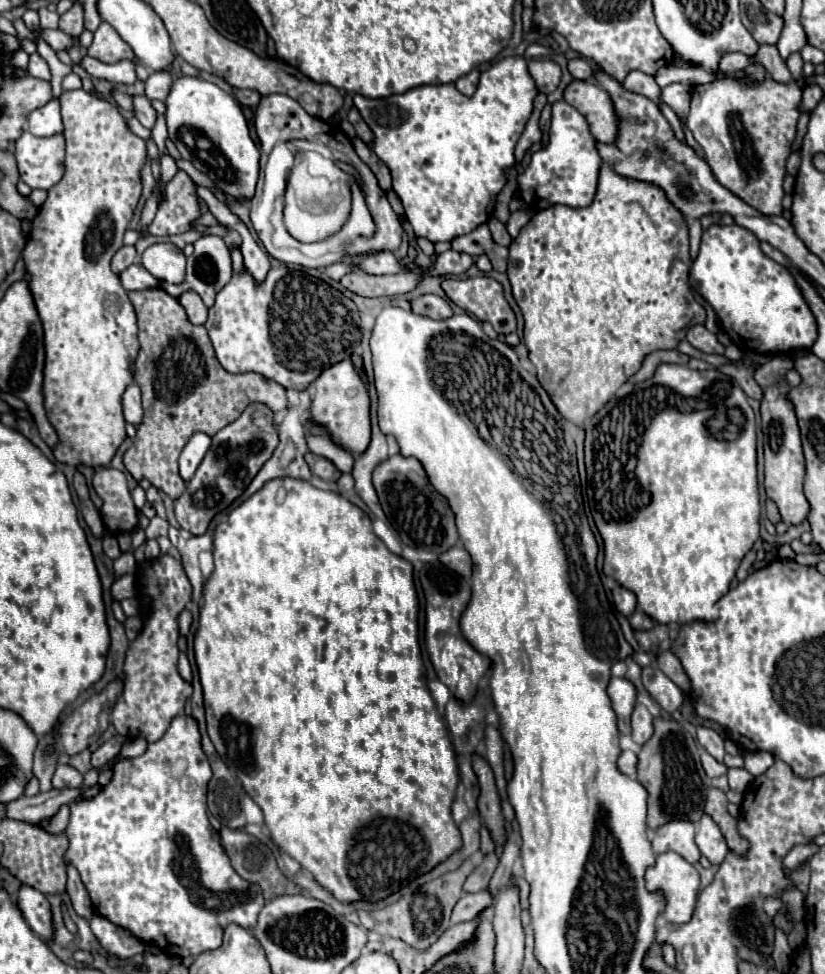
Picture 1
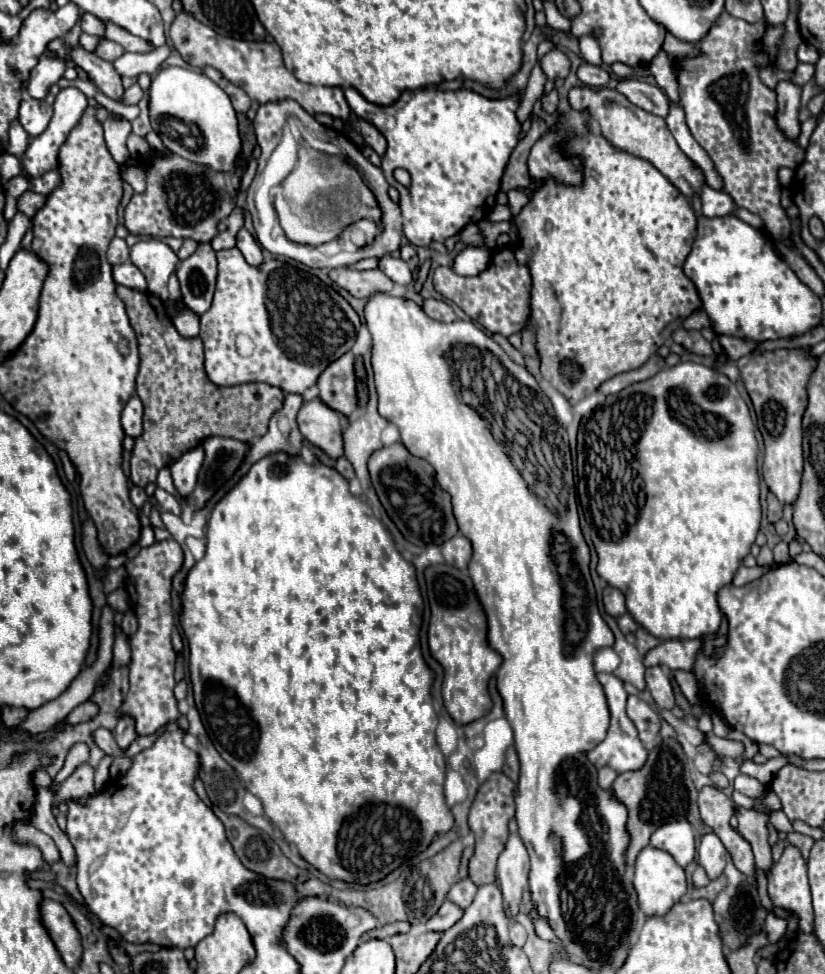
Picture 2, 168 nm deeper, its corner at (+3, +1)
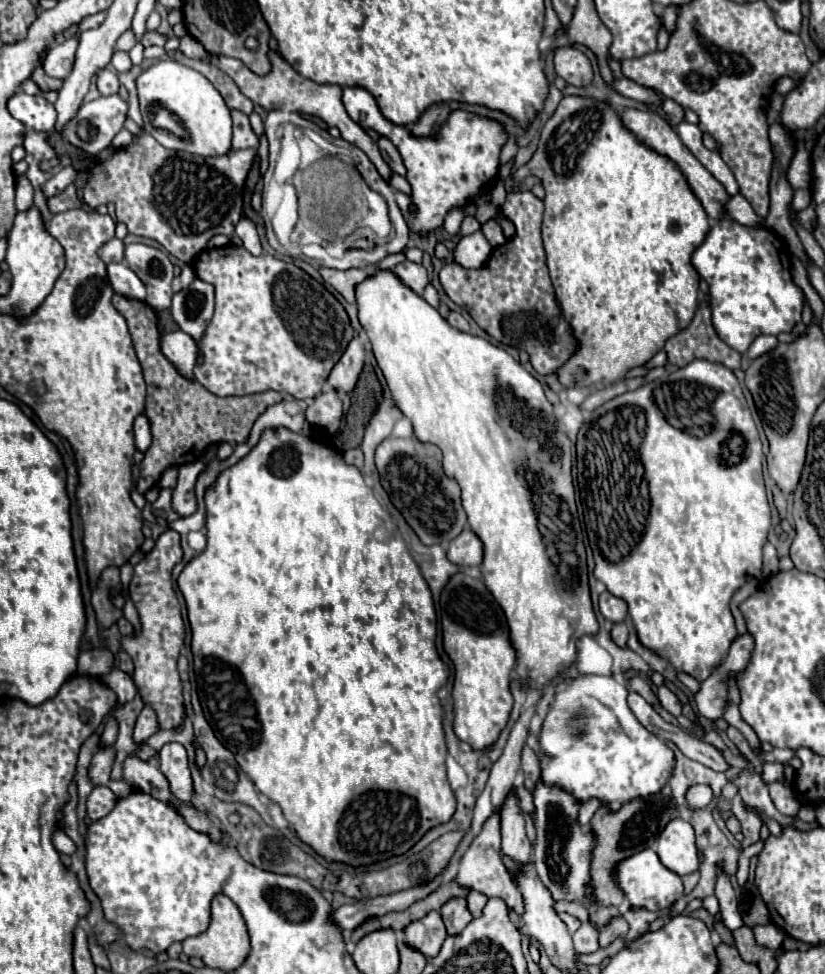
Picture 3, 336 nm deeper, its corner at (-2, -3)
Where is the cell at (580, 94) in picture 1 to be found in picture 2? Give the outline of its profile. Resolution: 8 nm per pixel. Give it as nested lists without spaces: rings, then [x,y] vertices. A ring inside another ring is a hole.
[[[586,86],[584,88],[572,88],[568,100],[570,100],[570,106],[576,108],[576,110],[584,110],[586,108],[590,112],[590,116],[594,120],[598,120],[602,134],[616,148],[652,162],[684,196],[692,198],[692,196],[700,194],[702,184],[704,184],[704,174],[678,148],[674,136],[668,132],[668,126],[666,126],[664,118],[654,116],[654,114],[634,106],[626,96],[622,96],[620,92],[610,90],[610,88],[600,88],[600,90],[592,90],[592,88],[586,88]]]

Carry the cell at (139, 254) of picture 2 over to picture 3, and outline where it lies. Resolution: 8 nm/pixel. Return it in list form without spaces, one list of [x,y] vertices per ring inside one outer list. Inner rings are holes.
[[[129,244],[125,248],[125,262],[147,286],[147,304],[151,308],[165,310],[171,306],[171,280],[173,264],[169,256],[157,248],[145,244]]]

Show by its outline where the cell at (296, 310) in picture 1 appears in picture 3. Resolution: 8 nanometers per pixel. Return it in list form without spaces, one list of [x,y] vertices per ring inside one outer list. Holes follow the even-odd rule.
[[[233,244],[201,252],[195,260],[195,274],[215,286],[215,314],[201,338],[203,364],[193,370],[195,378],[209,392],[217,396],[245,396],[275,390],[307,400],[323,390],[331,368],[355,338],[355,328],[345,308],[323,284],[273,254],[251,256],[243,246]]]

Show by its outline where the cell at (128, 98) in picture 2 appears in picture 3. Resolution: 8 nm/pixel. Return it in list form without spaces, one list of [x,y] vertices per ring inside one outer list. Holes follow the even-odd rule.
[[[113,94],[113,96],[101,96],[93,102],[87,102],[81,106],[77,116],[65,126],[63,136],[77,148],[85,150],[91,156],[97,156],[103,148],[107,148],[113,140],[113,136],[123,130],[123,122],[127,118],[127,102]],[[81,120],[87,120],[95,128],[95,136],[91,140],[81,140],[77,134],[77,126]]]

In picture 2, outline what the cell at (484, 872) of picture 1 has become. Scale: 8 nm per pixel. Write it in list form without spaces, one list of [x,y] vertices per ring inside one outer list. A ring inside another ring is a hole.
[[[464,878],[464,880],[456,882],[456,884],[452,884],[452,888],[448,890],[446,898],[448,898],[450,902],[454,902],[458,908],[466,910],[466,908],[472,904],[472,900],[474,900],[476,890],[478,890],[478,886],[472,884],[470,878]]]

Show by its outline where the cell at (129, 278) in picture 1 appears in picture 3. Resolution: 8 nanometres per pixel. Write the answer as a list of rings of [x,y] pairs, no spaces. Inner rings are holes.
[[[125,262],[109,264],[107,272],[109,272],[109,280],[113,284],[113,290],[117,294],[121,294],[125,298],[133,298],[133,300],[145,300],[145,296],[147,296],[145,284]]]

